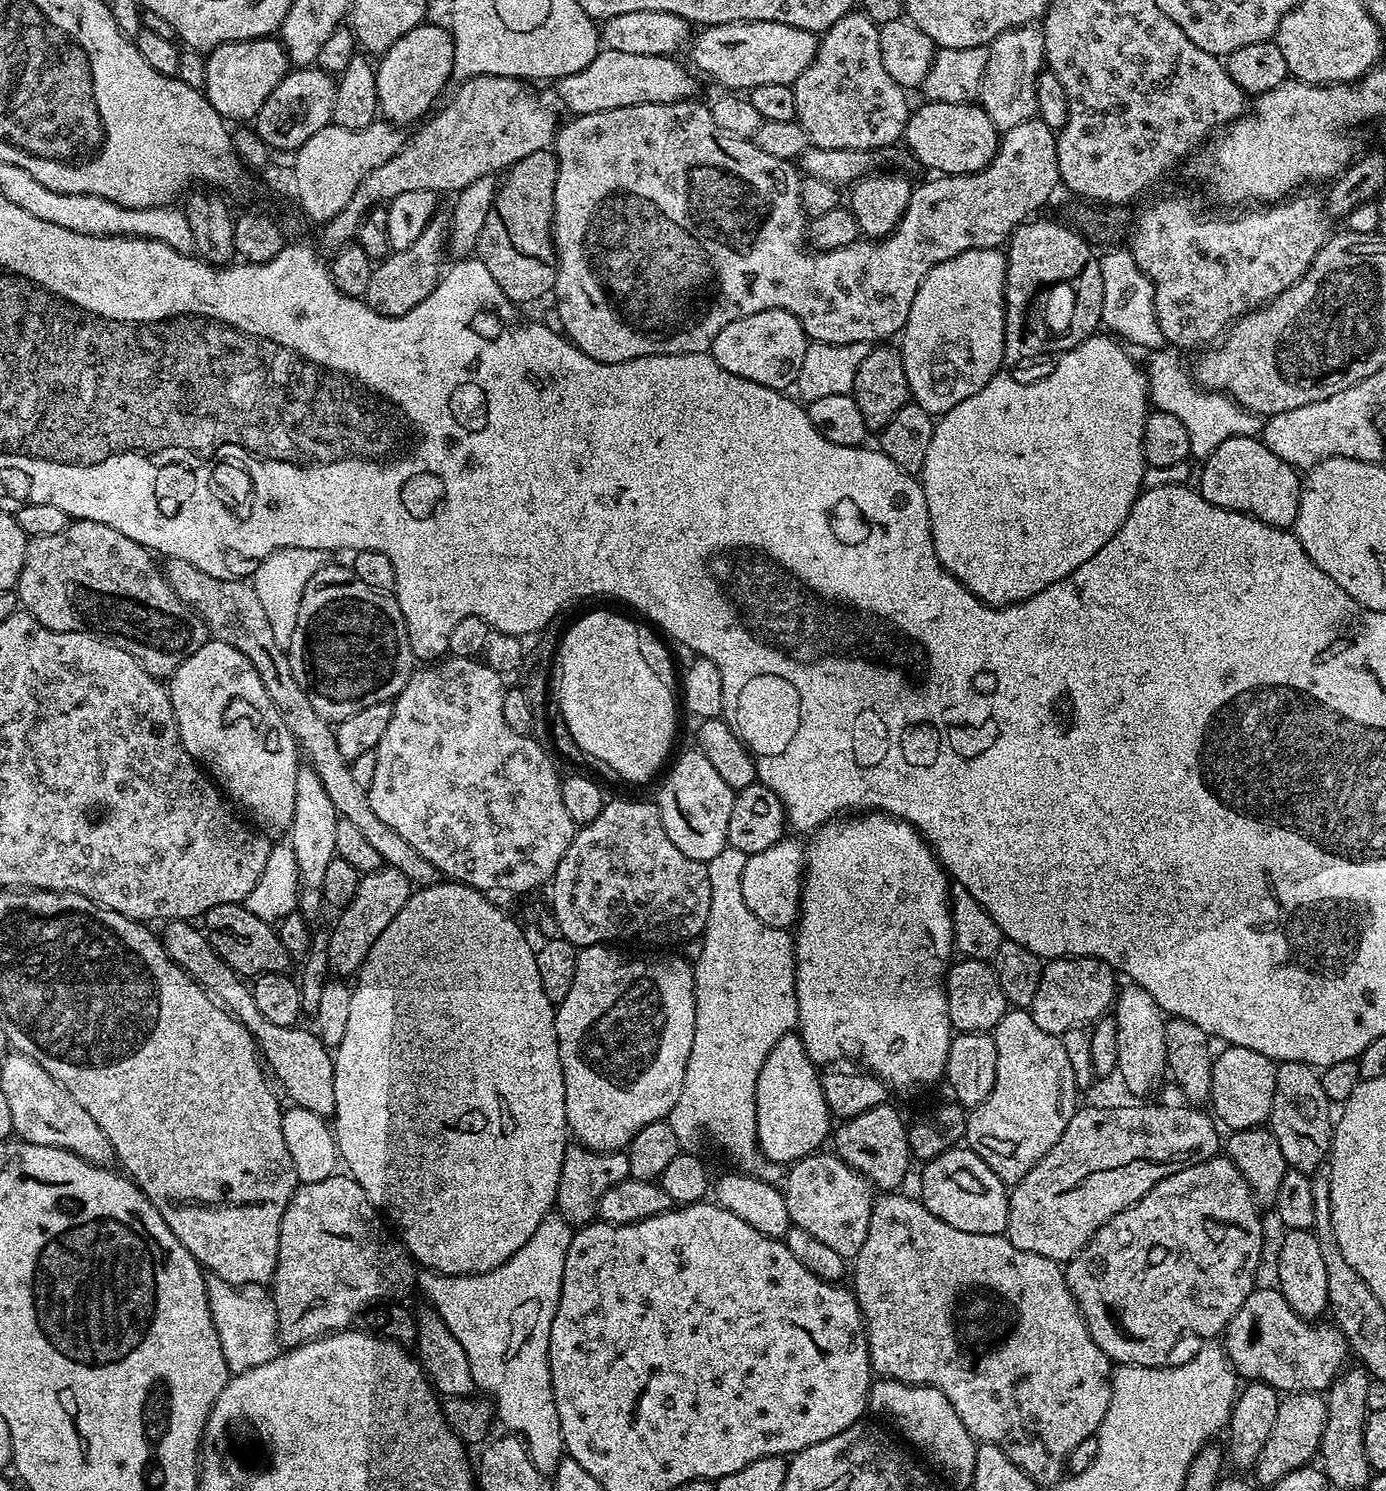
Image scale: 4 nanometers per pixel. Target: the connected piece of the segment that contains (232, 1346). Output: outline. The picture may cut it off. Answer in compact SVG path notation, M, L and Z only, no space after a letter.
M213 1275L207 1277L207 1282L210 1314L214 1318L214 1330L218 1330L218 1342L222 1342L229 1373L254 1370L254 1366L262 1366L277 1356L282 1345L271 1291L263 1284L231 1284Z

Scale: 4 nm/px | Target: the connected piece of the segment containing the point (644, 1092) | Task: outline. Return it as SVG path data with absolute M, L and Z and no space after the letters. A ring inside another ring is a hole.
M595 944L589 948L579 949L574 970L574 983L570 985L570 994L566 994L563 1002L555 1005L556 1037L558 1038L558 1054L562 1062L562 1078L566 1086L566 1118L568 1131L584 1147L595 1152L618 1152L627 1149L628 1143L635 1138L642 1126L650 1126L650 1122L667 1120L670 1110L674 1110L674 1102L678 1102L678 1094L682 1094L682 1082L686 1075L687 1059L694 1041L694 1014L696 1013L696 977L693 965L688 964L680 956L672 956L669 960L635 960L632 956L623 956L615 952L615 947L608 944Z

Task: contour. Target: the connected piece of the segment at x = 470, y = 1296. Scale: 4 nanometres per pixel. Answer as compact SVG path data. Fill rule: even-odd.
M550 1214L538 1226L538 1230L530 1234L530 1242L526 1242L522 1250L515 1252L505 1264L494 1270L483 1272L481 1276L442 1276L439 1272L424 1270L418 1276L418 1288L420 1284L428 1299L425 1301L436 1309L442 1322L450 1326L450 1334L462 1342L462 1350L466 1350L466 1358L470 1362L473 1385L491 1399L499 1423L501 1420L509 1433L519 1436L527 1444L534 1466L545 1474L555 1473L566 1456L558 1410L552 1397L548 1347L550 1326L560 1301L566 1250L570 1250L573 1231L573 1225L567 1224L560 1215Z

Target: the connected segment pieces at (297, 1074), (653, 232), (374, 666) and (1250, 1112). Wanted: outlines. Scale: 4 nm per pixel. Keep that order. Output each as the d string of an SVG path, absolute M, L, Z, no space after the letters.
M170 920L163 925L162 943L169 958L178 966L182 966L182 970L189 972L221 1008L226 1009L235 1020L242 1022L242 1026L246 1026L246 1030L252 1032L263 1063L270 1072L272 1067L271 1075L274 1080L276 1075L277 1080L275 1083L280 1083L284 1087L285 1094L292 1099L289 1101L295 1107L314 1110L314 1114L325 1118L335 1117L336 1066L333 1053L321 1042L311 1027L287 1028L274 1026L274 1022L266 1022L258 1006L254 1006L251 987L237 976L236 971L216 953L207 935L194 925L195 923L187 920Z
M699 99L679 100L678 102L650 102L649 104L639 104L638 106L618 106L618 110L598 110L598 114L586 114L569 119L569 124L561 123L556 133L554 141L554 155L556 157L556 182L554 184L554 214L552 215L552 239L554 243L554 252L558 257L556 266L556 287L554 296L556 300L556 316L560 319L559 327L562 329L563 335L567 336L578 350L582 350L586 354L590 354L590 358L594 358L598 362L630 362L634 358L646 358L647 356L661 356L662 354L694 354L695 352L708 352L711 349L714 338L718 338L718 333L726 326L730 326L730 322L738 322L738 318L746 318L755 312L761 312L767 308L784 308L790 314L794 314L794 318L798 318L798 322L802 326L802 330L808 335L809 341L818 343L868 343L871 346L877 342L888 342L892 335L903 333L904 323L908 320L910 314L910 306L914 306L914 294L918 290L918 286L922 282L922 278L936 264L946 262L950 258L954 258L958 254L962 254L966 250L974 250L975 248L1000 248L1011 237L1012 233L1025 223L1052 195L1056 192L1056 187L1061 187L1060 171L1058 170L1058 150L1056 149L1057 133L1047 124L1046 121L1039 118L1033 118L1022 122L1018 126L1007 129L1003 133L999 151L996 152L995 158L989 162L982 170L971 172L965 176L945 176L937 175L936 180L928 180L925 184L917 183L912 189L912 197L906 208L906 214L902 216L898 222L898 226L892 231L890 236L883 238L861 238L855 244L850 246L842 246L833 252L817 252L806 243L808 234L809 217L802 206L802 198L800 197L800 181L798 168L793 161L783 160L782 158L774 158L770 154L766 154L762 150L758 150L758 146L752 140L743 140L742 138L734 138L730 134L726 134L726 130L722 130L722 126L718 126L718 122L714 122L714 114L711 107L707 103L699 104Z
M332 562L325 563L324 568L318 570L318 574L314 574L314 578L310 578L310 582L306 582L306 594L302 594L302 607L298 609L298 622L294 626L294 638L290 638L290 646L286 651L290 670L294 670L294 678L298 678L298 686L302 686L302 690L306 690L306 698L310 698L314 710L318 710L318 714L322 714L322 718L326 718L330 722L339 722L350 718L354 714L358 714L358 710L366 710L366 706L378 706L395 701L414 671L412 647L399 599L393 598L387 592L370 590L370 586L366 586L366 582L358 582L351 567L344 565L343 568L342 565L332 564Z
M1230 1044L1221 1049L1212 1062L1210 1108L1215 1119L1228 1130L1267 1125L1272 1114L1277 1061L1266 1058L1266 1054L1258 1054L1258 1050L1246 1050L1246 1046Z

